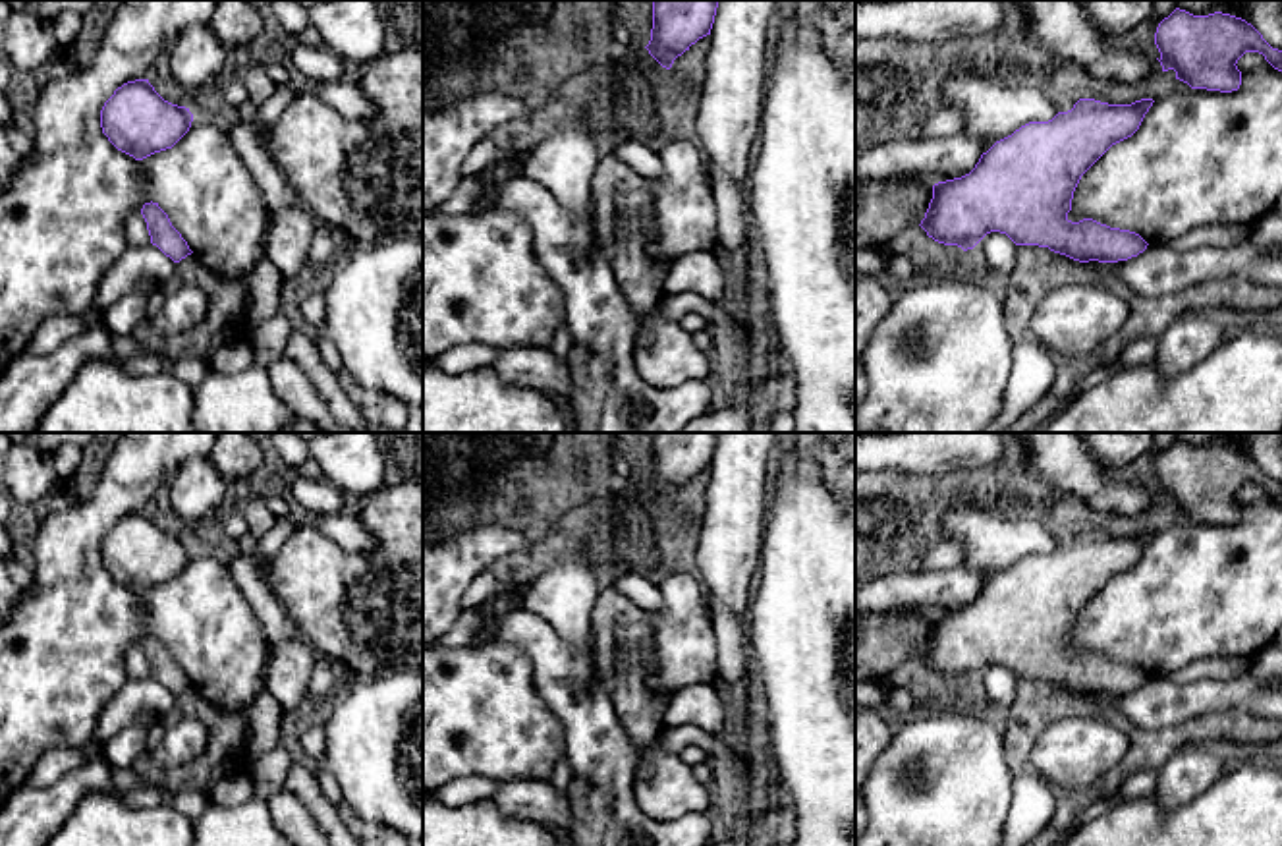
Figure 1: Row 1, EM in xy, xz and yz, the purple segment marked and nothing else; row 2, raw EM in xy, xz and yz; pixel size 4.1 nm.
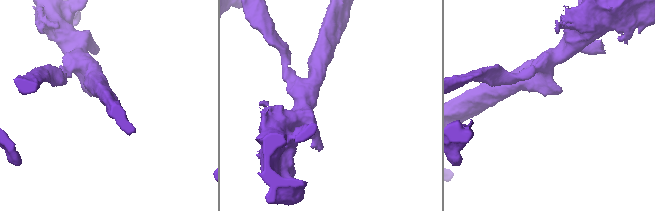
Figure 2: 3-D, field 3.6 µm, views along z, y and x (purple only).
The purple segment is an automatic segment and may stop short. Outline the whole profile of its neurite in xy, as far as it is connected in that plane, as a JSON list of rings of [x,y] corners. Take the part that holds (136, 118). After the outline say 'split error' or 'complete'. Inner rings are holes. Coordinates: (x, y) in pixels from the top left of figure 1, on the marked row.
[[[149,79],[124,83],[100,110],[102,133],[135,160],[172,149],[191,122],[189,108],[164,100]]]; complete

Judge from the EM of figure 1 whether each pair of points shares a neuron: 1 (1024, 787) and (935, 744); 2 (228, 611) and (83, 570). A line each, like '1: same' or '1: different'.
1: different
2: same

